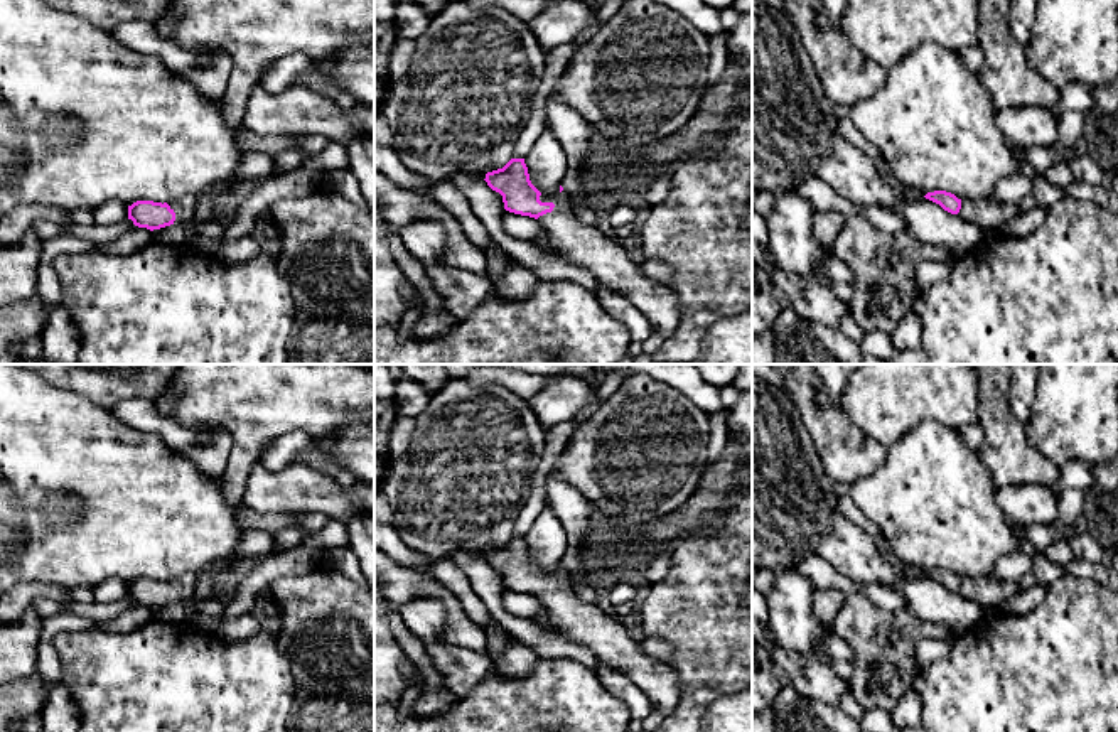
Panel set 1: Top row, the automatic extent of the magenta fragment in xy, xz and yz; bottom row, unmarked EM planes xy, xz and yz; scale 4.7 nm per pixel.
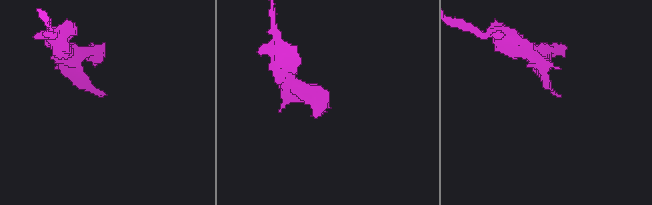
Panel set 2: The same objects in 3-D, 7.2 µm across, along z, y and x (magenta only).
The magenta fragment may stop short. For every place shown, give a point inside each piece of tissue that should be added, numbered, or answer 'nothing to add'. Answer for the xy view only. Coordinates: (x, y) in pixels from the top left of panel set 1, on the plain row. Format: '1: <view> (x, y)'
1: xy (184, 586)

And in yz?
1: yz (987, 591)

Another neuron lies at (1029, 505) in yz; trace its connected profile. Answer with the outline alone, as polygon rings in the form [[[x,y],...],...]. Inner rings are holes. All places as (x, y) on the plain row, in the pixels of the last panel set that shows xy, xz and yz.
[[[1007,486],[995,491],[995,501],[1022,528],[1054,525],[1059,519],[1057,492],[1045,486]]]

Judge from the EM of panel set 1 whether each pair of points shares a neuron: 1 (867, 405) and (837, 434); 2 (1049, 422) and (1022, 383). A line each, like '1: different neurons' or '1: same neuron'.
1: different neurons
2: different neurons

